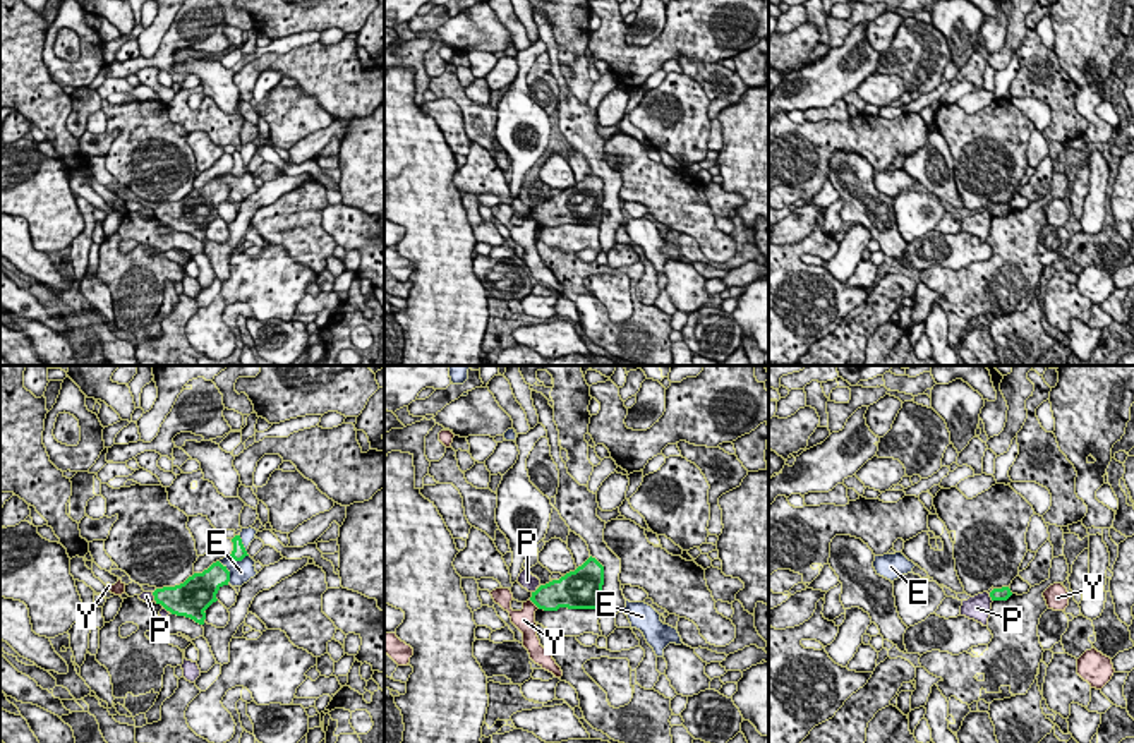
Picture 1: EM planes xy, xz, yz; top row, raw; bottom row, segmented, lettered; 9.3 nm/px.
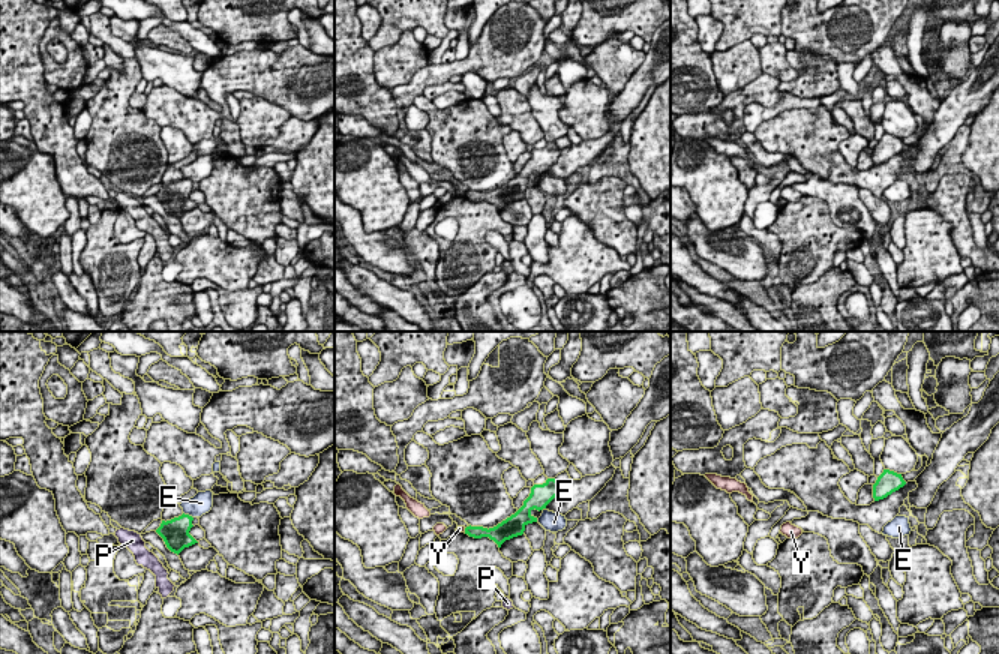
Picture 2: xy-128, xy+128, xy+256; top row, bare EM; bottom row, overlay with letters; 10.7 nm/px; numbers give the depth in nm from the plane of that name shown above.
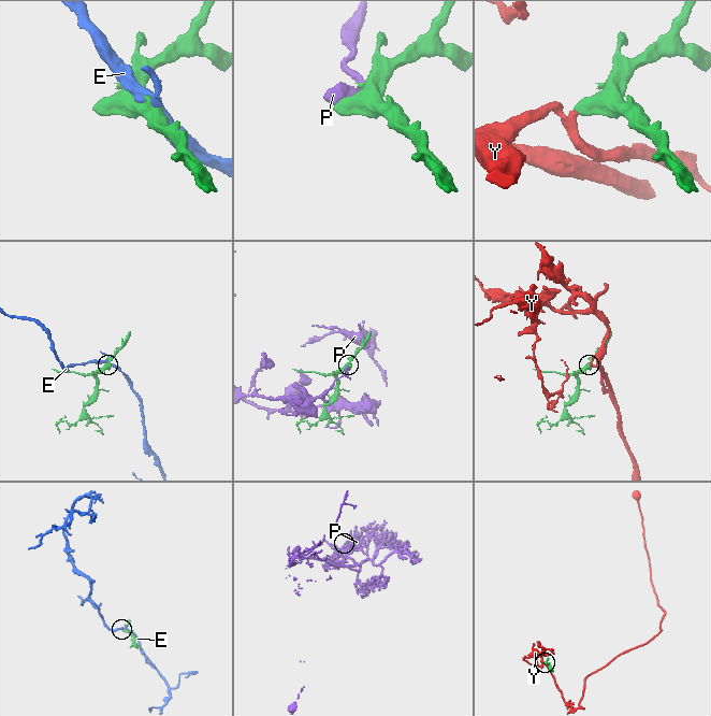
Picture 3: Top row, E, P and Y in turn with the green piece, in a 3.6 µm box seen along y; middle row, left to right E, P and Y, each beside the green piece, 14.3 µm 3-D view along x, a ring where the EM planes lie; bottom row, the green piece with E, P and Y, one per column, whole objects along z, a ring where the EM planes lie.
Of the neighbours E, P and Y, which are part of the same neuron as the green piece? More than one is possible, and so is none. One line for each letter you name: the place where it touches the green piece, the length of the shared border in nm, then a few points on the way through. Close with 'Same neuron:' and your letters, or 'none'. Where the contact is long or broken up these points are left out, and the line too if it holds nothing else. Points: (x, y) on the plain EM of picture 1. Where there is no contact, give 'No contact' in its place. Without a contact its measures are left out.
Same neuron: none

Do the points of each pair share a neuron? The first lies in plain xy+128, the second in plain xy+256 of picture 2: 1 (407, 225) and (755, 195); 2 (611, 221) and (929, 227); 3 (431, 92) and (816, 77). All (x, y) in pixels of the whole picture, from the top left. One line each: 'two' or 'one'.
1: one
2: two
3: one

